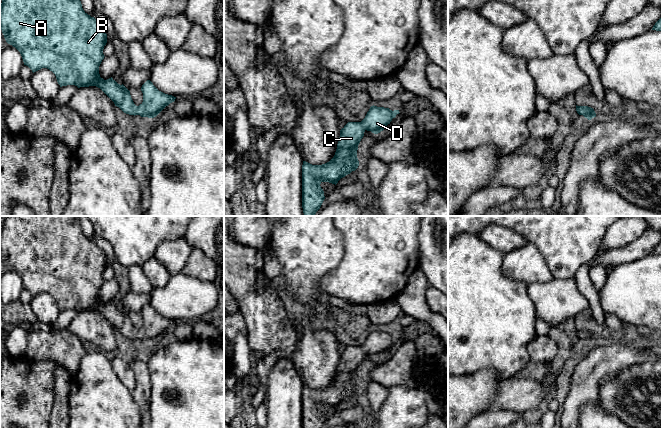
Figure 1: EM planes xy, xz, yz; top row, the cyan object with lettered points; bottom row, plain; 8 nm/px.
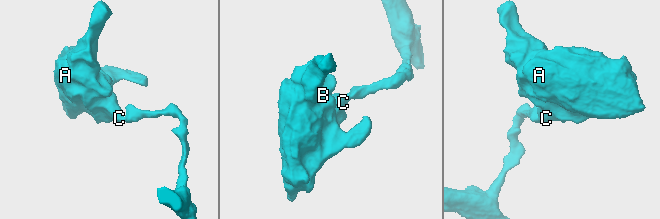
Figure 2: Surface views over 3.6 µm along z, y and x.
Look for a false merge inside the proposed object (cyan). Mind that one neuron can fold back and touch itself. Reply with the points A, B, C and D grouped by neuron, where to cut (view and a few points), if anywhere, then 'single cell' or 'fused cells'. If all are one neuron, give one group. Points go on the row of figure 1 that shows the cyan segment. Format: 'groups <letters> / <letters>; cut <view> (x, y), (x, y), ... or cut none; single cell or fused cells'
groups A B C D; cut none; single cell

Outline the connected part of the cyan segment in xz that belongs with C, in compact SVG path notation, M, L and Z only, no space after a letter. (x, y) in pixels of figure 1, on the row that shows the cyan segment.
M371 106L361 122L348 122L341 130L334 157L322 165L303 161L302 165L302 208L304 216L315 216L325 196L320 184L338 181L355 171L359 166L358 145L364 132L378 134L399 114L399 110Z

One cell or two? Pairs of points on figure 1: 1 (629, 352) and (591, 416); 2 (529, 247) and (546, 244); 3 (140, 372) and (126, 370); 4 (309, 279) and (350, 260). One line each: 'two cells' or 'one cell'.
1: two cells
2: two cells
3: two cells
4: two cells

